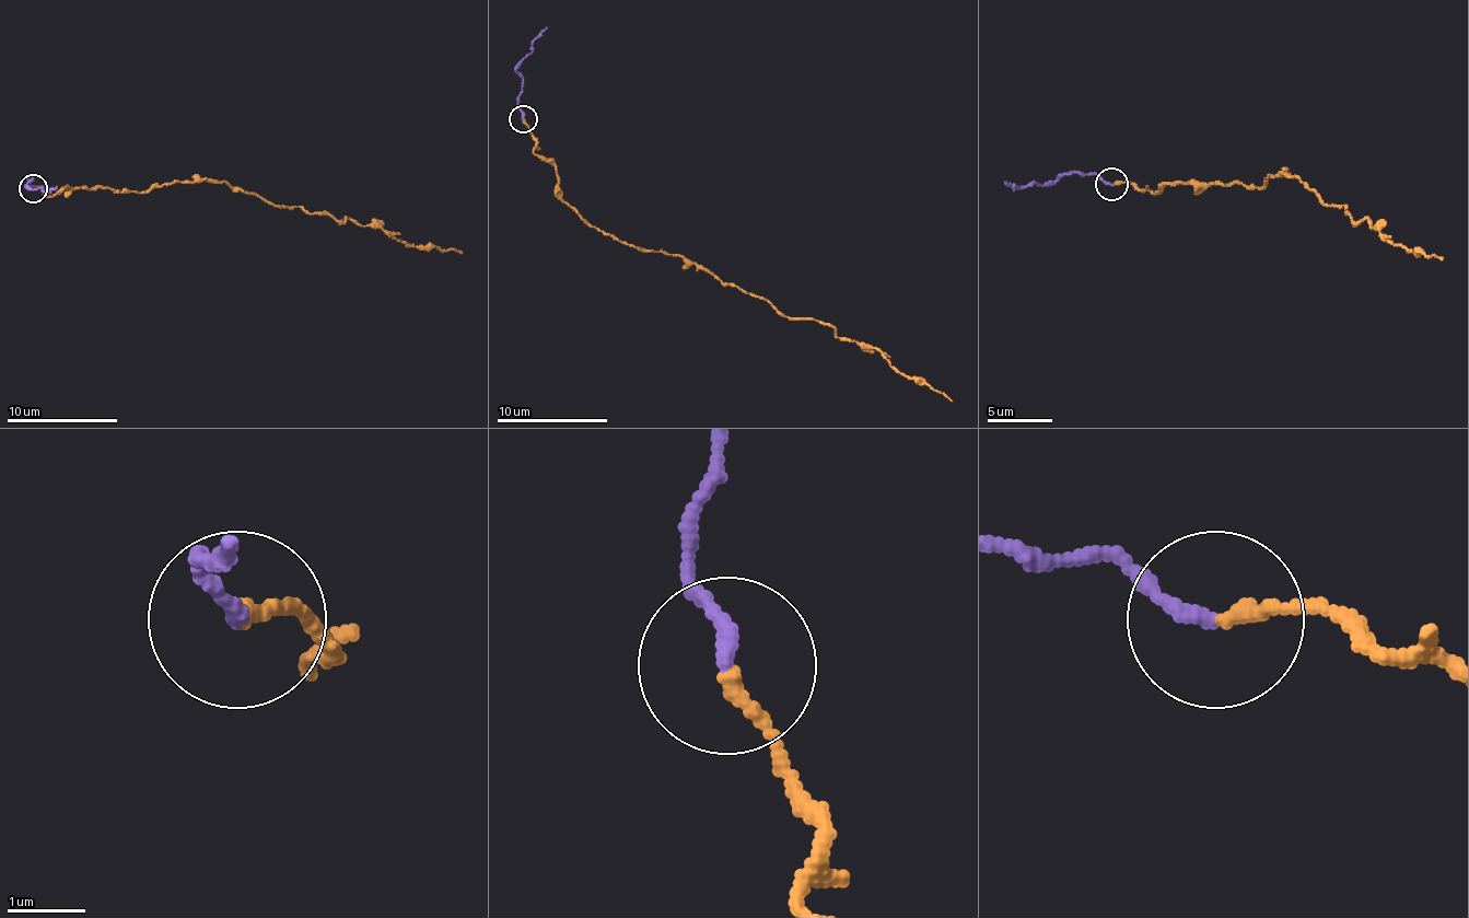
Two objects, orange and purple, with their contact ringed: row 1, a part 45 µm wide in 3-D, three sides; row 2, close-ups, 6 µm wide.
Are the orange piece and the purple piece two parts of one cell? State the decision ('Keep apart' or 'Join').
Join

